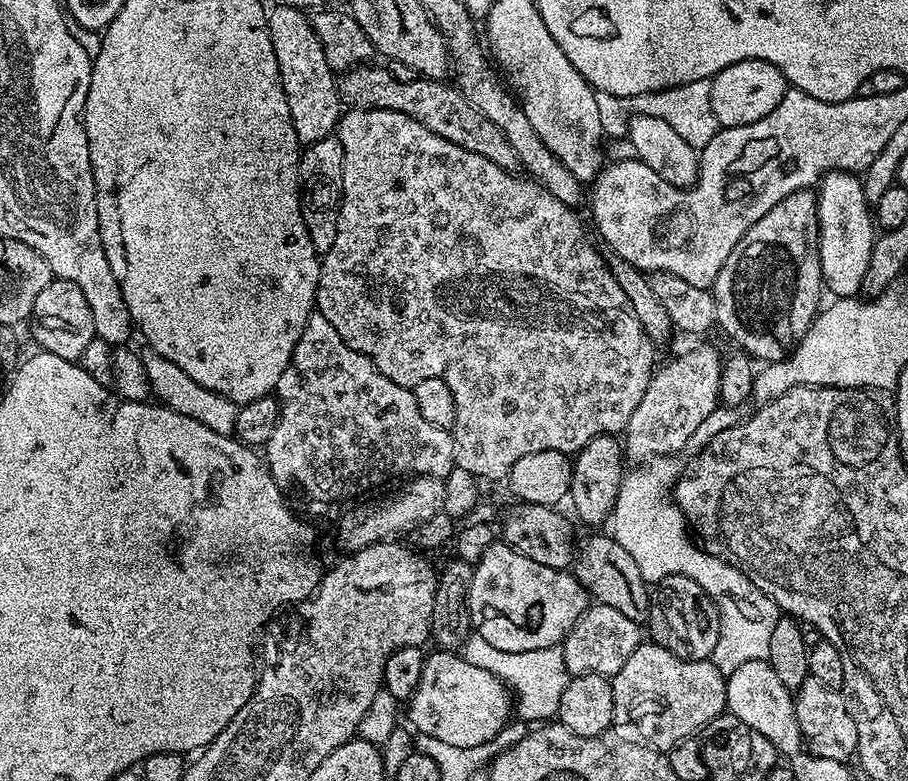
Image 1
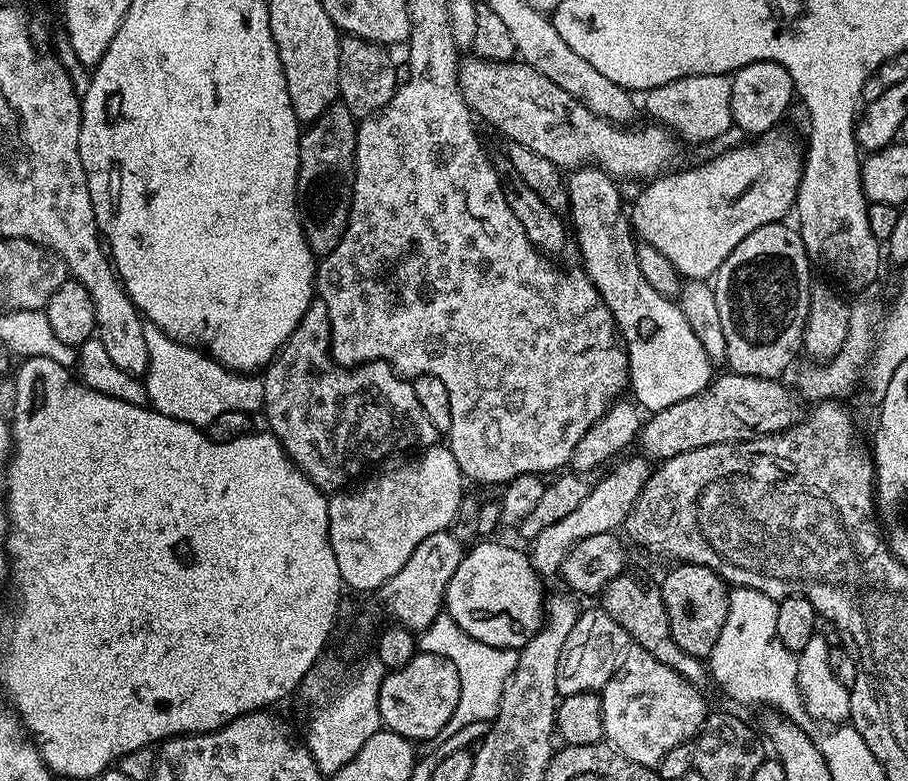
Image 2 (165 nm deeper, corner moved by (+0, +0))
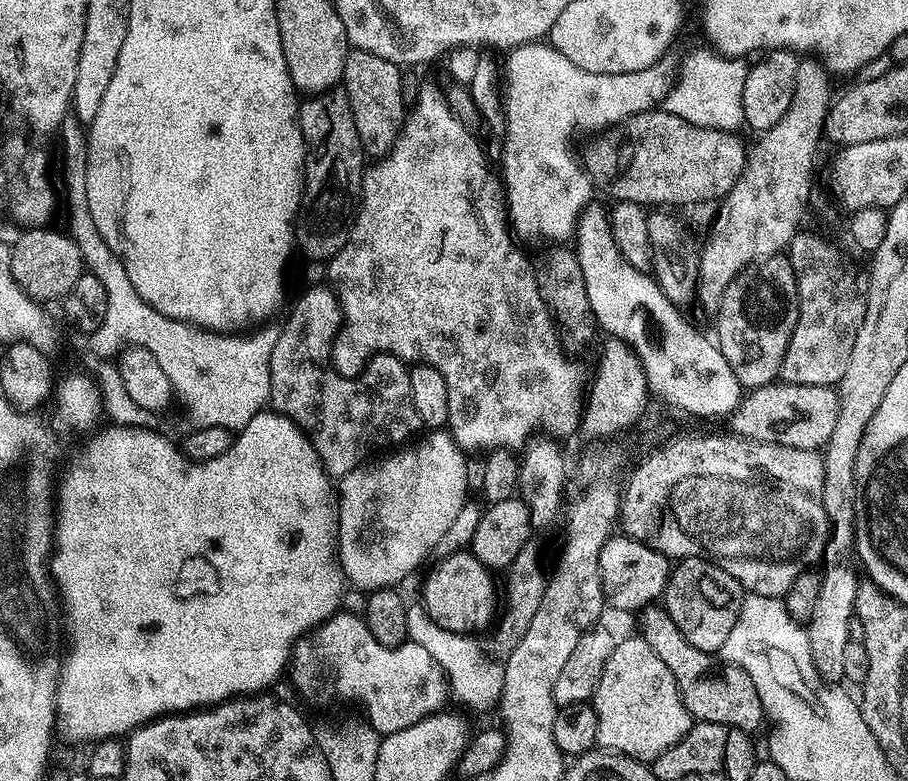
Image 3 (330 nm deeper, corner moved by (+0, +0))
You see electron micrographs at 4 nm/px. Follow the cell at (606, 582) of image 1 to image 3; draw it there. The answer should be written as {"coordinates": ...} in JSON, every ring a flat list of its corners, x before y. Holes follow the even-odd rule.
{"coordinates":[[649,606,643,609,639,613,638,619,640,619,639,635,644,637,650,650,654,650,654,654,658,654,658,658,662,658,662,663,670,669,670,674,674,674,674,682,678,686,682,702,693,721,702,724,721,724,747,734,754,734,759,730,760,723,765,723,766,720,764,707,758,698,758,690,754,690,754,682,750,682,750,678,741,668,733,664,723,664,713,653,698,650,698,646,690,646,690,642,686,642,686,638,682,634,682,630,678,630,678,626,674,626,670,614,663,606]]}

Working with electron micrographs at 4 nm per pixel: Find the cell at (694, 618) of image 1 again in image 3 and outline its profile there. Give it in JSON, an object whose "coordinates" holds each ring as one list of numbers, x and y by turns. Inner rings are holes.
{"coordinates":[[695,556,679,561,669,571,662,606,670,614,674,626,682,630,690,646,716,654,726,642,730,630,734,630,734,622,738,622,745,595,744,587,733,576,726,574,726,570]]}

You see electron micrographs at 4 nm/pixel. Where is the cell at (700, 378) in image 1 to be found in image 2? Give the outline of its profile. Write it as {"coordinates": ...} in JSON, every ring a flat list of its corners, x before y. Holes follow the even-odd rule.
{"coordinates":[[644,458,639,459,621,459,608,470,610,472,605,471,603,473,605,476,592,484,590,494,586,494,586,499,571,514,566,514,562,522,554,522,554,526,546,526,546,530,542,530,542,534,538,534,535,540,531,541,530,559,534,570,540,573,541,577,548,578,552,575,555,577,564,561,564,555,578,542,582,542,582,538,590,538,594,534,616,532,619,524,621,527,627,521,634,502,638,494,642,494,650,475,649,461]]}

